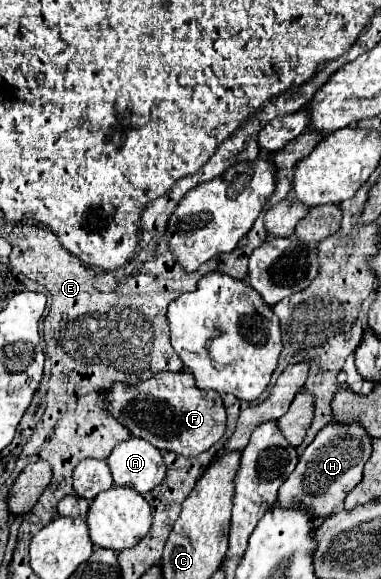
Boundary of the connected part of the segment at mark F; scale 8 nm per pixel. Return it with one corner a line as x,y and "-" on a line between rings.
157,372
155,376
129,386
113,382
99,392
105,410
127,430
151,442
159,450
173,450
181,456
199,456
209,450
225,434
225,406
215,390
201,390
195,386
191,372

